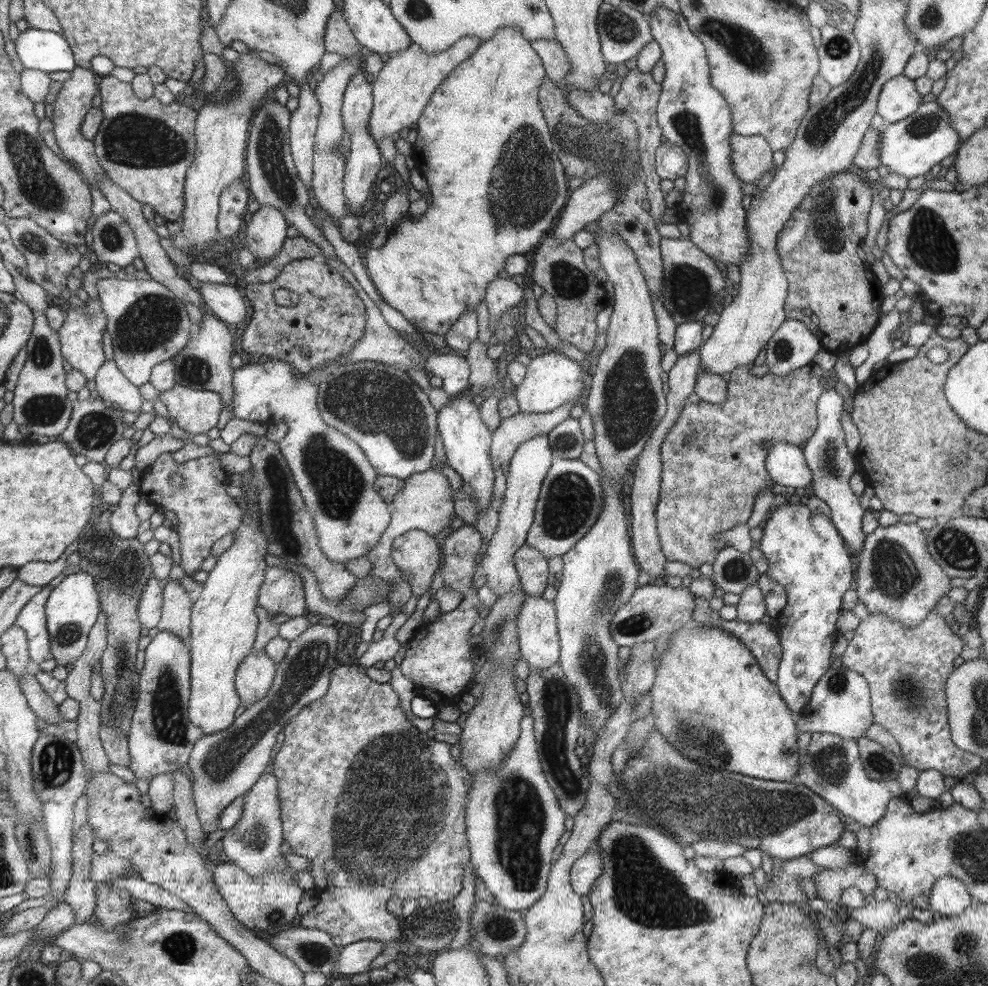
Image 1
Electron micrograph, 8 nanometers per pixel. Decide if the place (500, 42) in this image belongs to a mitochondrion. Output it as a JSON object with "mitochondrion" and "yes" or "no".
{"mitochondrion":"no"}

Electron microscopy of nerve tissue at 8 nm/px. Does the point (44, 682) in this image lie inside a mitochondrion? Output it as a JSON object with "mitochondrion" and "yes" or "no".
{"mitochondrion":"no"}

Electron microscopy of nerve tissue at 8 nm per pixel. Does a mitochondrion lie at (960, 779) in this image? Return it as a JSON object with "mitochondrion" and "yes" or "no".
{"mitochondrion":"no"}

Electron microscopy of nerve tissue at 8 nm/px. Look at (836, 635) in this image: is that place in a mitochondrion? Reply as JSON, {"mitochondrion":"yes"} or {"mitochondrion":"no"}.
{"mitochondrion":"no"}

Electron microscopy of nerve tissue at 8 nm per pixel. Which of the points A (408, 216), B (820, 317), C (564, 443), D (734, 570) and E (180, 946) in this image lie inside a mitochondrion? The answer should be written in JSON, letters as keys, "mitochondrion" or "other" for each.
{"A":"other","B":"other","C":"mitochondrion","D":"mitochondrion","E":"mitochondrion"}

